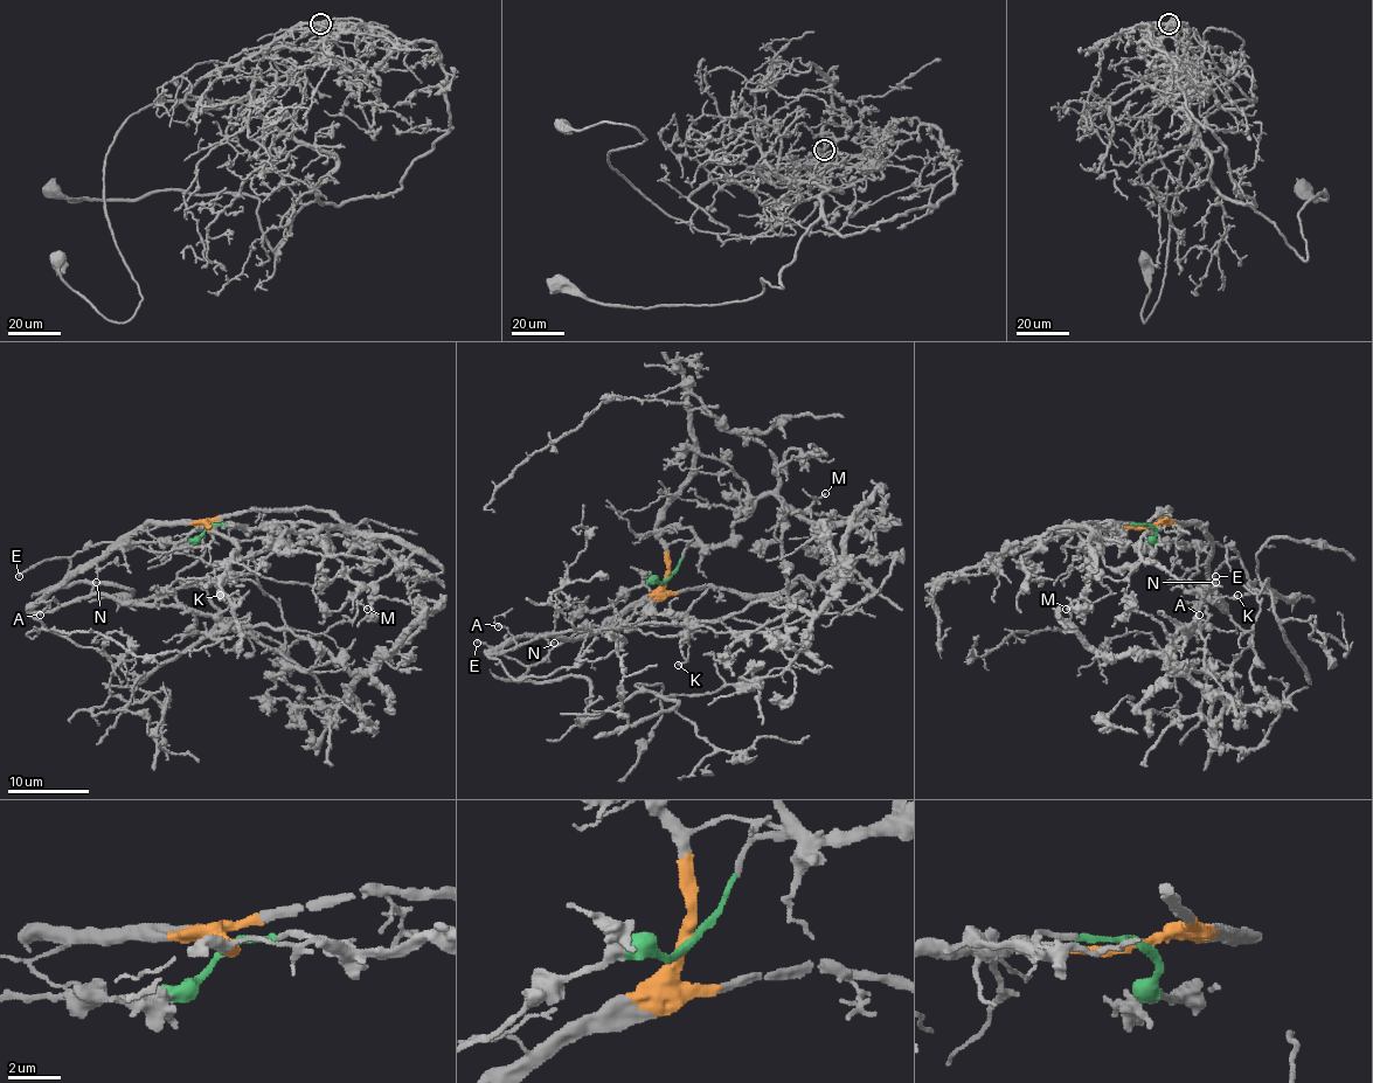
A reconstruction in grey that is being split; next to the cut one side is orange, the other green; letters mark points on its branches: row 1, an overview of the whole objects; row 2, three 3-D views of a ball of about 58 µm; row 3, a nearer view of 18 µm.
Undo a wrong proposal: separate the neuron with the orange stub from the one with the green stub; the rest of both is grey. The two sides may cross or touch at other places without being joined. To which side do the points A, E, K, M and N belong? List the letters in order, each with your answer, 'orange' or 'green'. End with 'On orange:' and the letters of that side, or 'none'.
A: orange
E: orange
K: orange
M: green
N: orange
On orange: A, E, K, N

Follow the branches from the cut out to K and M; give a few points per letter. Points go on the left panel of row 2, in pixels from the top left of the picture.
K: (209, 526), (146, 523), (80, 564), (33, 609), (53, 611), (102, 595), (219, 615), (234, 601), (219, 595)
M: (209, 526), (310, 522), (340, 526), (356, 536), (397, 537), (411, 552), (353, 595), (367, 609)

